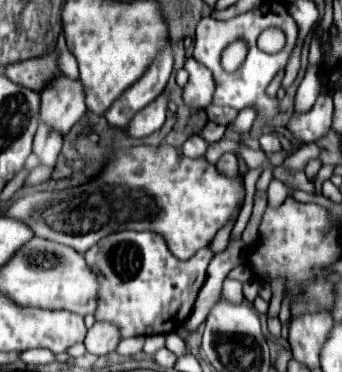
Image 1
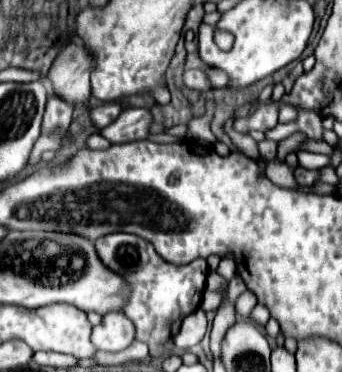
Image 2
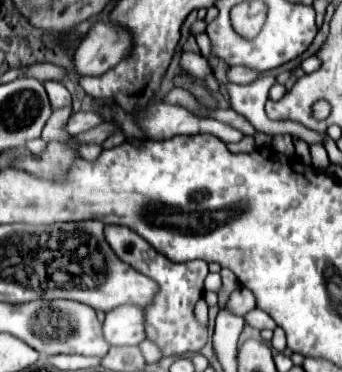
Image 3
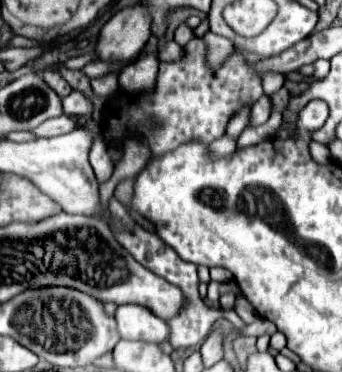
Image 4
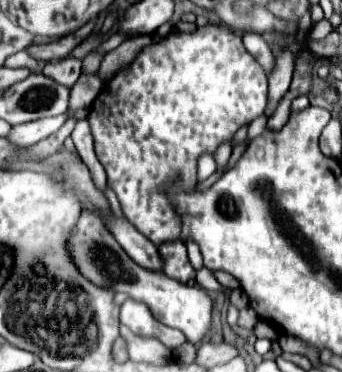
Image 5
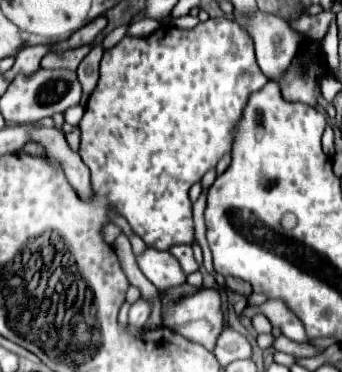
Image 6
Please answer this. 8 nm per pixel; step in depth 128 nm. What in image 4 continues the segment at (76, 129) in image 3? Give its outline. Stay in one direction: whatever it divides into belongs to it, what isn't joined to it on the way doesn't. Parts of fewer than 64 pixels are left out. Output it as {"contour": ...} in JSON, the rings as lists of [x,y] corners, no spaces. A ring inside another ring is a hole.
{"contour":[[[58,116],[58,118],[46,120],[44,124],[40,124],[40,128],[36,128],[34,134],[38,138],[52,138],[52,136],[60,136],[60,134],[72,132],[76,128],[78,128],[78,124],[70,116]]]}

